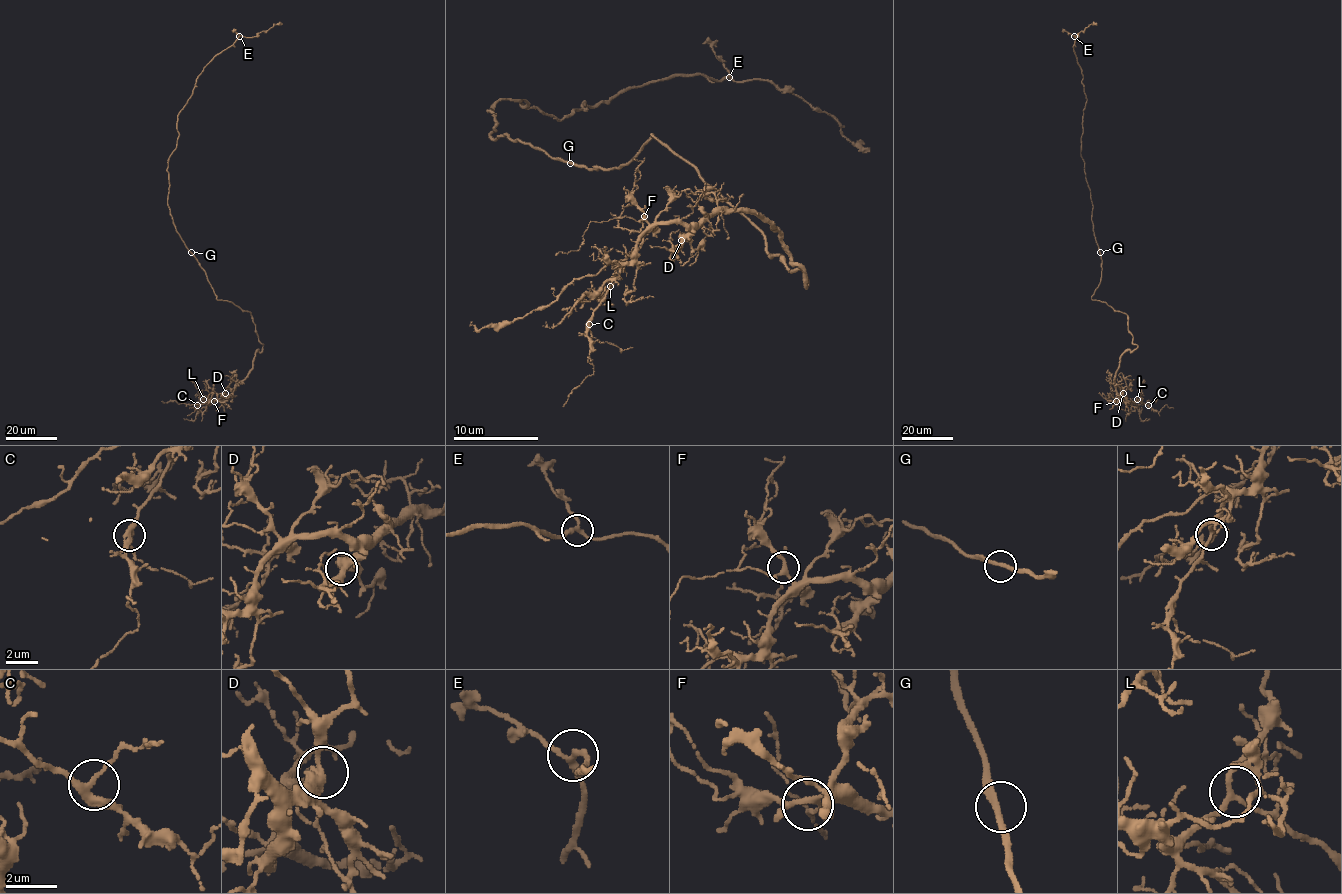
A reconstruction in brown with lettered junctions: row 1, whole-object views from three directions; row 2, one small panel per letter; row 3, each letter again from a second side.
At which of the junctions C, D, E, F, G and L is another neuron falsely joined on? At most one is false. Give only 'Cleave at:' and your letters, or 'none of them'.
Cleave at: none of them

